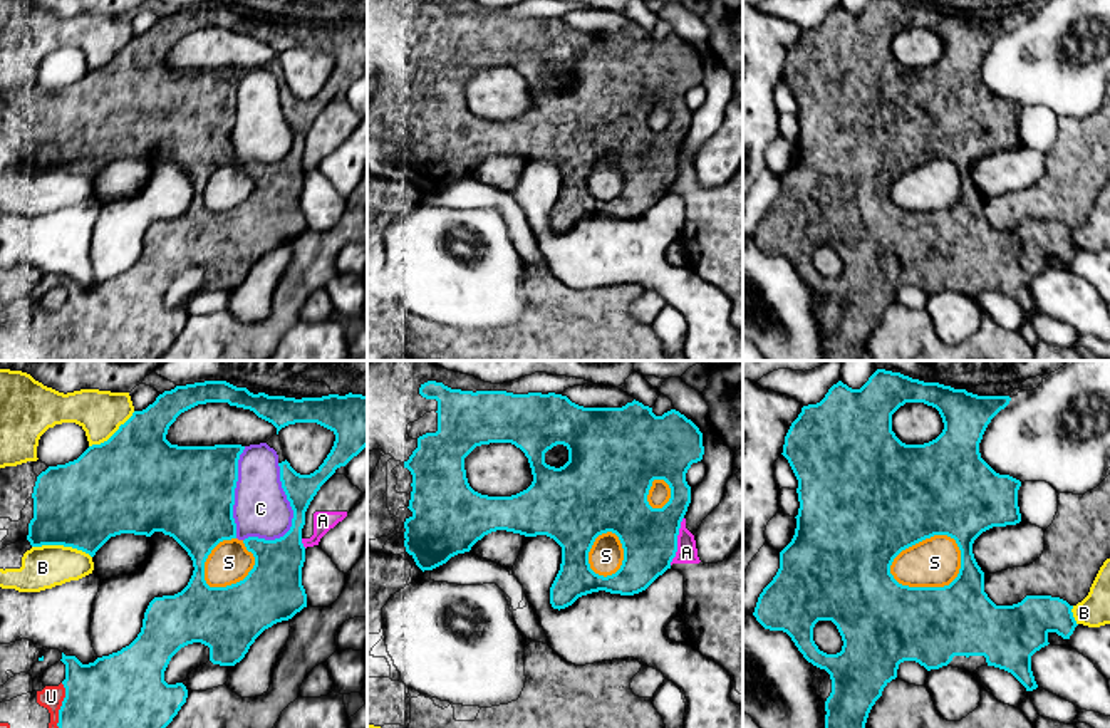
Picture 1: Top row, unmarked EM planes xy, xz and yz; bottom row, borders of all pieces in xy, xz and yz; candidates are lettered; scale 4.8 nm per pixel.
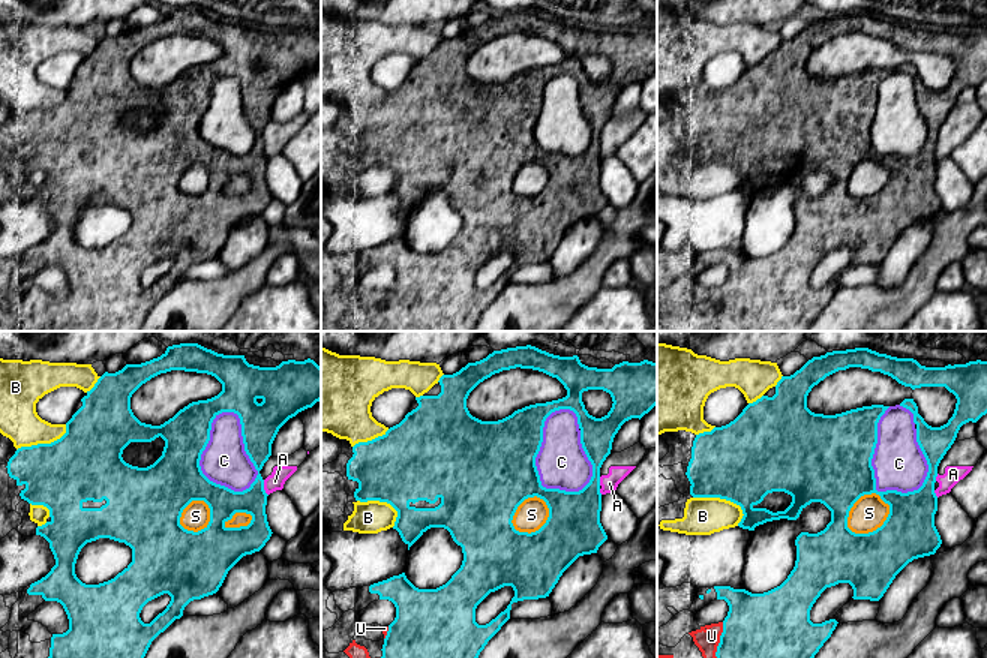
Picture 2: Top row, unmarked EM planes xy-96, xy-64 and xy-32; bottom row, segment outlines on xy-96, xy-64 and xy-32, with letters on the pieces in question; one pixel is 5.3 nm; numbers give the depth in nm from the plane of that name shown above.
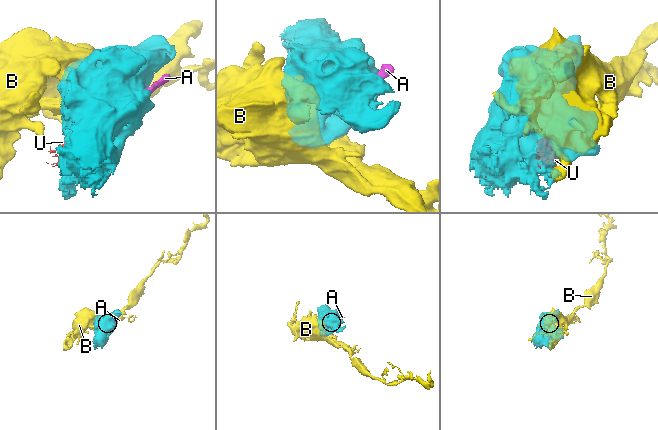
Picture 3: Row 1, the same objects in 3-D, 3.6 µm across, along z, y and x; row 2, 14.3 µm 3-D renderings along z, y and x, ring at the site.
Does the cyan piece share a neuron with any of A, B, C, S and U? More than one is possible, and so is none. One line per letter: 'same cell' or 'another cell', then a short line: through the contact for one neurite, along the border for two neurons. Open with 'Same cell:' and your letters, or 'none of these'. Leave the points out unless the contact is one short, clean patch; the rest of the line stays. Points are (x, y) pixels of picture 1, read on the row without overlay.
Same cell: U
A: another cell; line xz (683, 141), (678, 175), (669, 188)
B: another cell
C: another cell
S: another cell
U: same cell

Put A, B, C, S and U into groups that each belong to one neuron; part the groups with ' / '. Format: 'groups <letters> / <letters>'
groups A B C S / U

